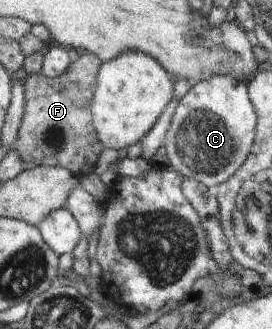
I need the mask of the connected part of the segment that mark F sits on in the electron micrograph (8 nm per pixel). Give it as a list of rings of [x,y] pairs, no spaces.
[[[86,52],[54,79],[42,73],[24,78],[24,117],[18,130],[16,150],[26,170],[36,166],[64,167],[80,179],[94,172],[99,155],[105,149],[97,138],[90,109],[100,65],[102,62],[96,55]]]

